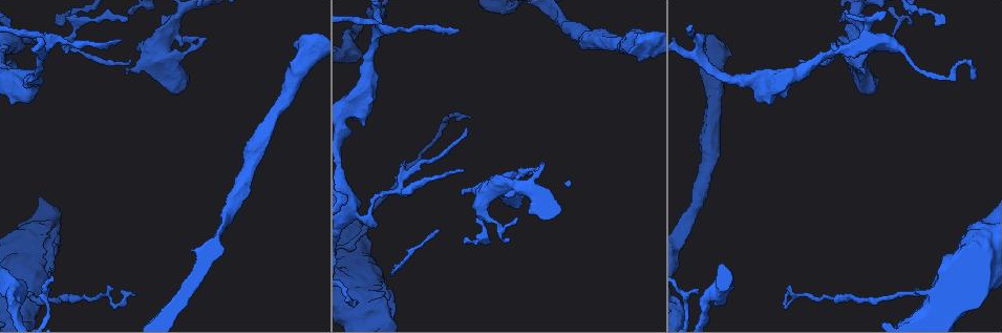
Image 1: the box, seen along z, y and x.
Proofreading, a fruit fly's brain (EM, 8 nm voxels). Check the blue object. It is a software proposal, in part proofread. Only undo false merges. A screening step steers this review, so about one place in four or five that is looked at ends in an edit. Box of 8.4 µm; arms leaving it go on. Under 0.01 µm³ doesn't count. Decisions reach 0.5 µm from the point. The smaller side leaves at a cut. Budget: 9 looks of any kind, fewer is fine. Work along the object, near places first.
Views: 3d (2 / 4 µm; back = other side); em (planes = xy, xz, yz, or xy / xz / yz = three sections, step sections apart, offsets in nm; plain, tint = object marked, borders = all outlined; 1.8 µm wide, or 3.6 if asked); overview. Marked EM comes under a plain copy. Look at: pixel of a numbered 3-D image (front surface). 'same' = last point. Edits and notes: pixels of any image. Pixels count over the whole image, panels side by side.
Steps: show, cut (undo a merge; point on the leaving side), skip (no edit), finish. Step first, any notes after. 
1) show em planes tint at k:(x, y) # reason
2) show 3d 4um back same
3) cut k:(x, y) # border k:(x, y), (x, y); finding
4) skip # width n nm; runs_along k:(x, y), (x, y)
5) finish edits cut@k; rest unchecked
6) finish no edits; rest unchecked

show em 3.6um planes tint at 1:(952, 291) # abrupt turn

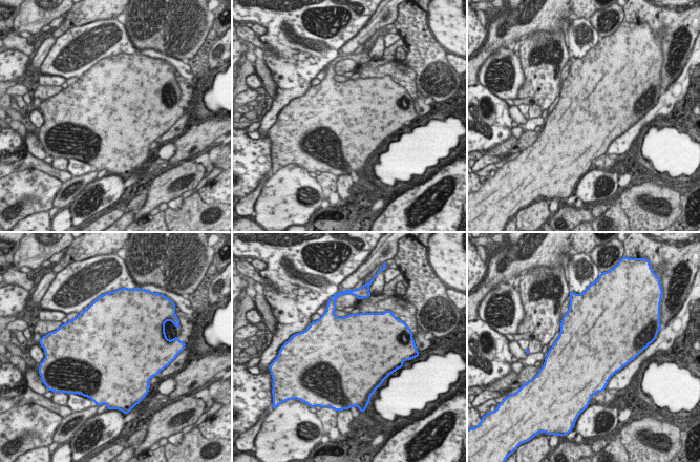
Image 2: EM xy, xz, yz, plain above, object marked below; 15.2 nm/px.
skip # width 1100 nm; all the same neuron

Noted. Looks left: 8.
show em planes tint at 1:(26, 39) # thin arm on a thick one

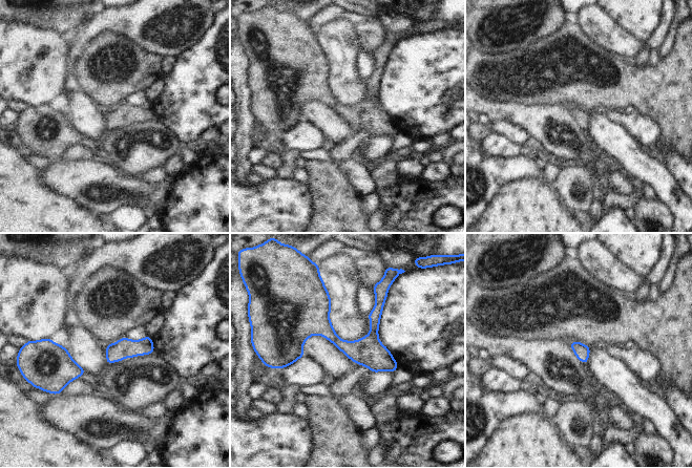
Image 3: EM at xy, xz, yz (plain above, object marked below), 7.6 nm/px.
skip # width 120 nm; all the same neuron

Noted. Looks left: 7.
show em planes borders at 1:(701, 45) # sharp bend

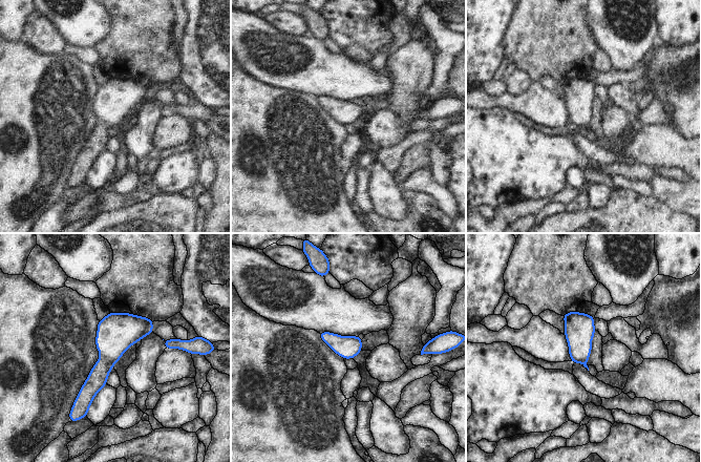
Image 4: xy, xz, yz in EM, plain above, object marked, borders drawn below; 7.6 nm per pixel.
cut 4:(117, 332) # border 4:(100, 356), (106, 357), (113, 364); a second neuron is stuck on

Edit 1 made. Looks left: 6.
show em planes tint at 1:(156, 51) # sharp bend

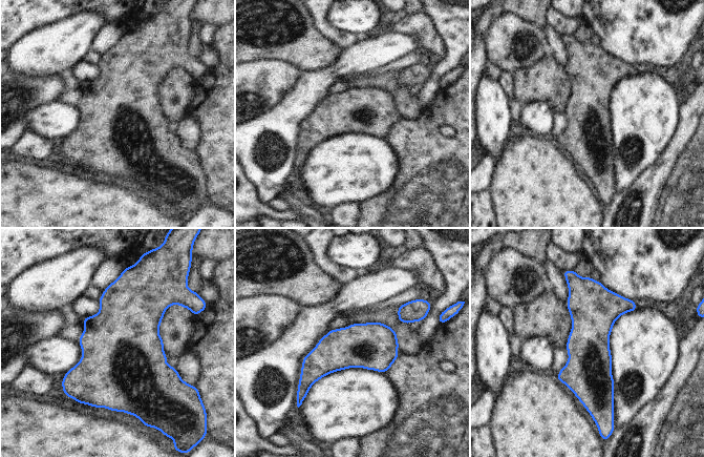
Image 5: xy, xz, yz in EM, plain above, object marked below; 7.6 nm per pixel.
skip # width 340 nm; runs_along 5:(582, 283), (590, 303), (593, 409); all the same neuron

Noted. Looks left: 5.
finish edits cut@4; rest unchecked

